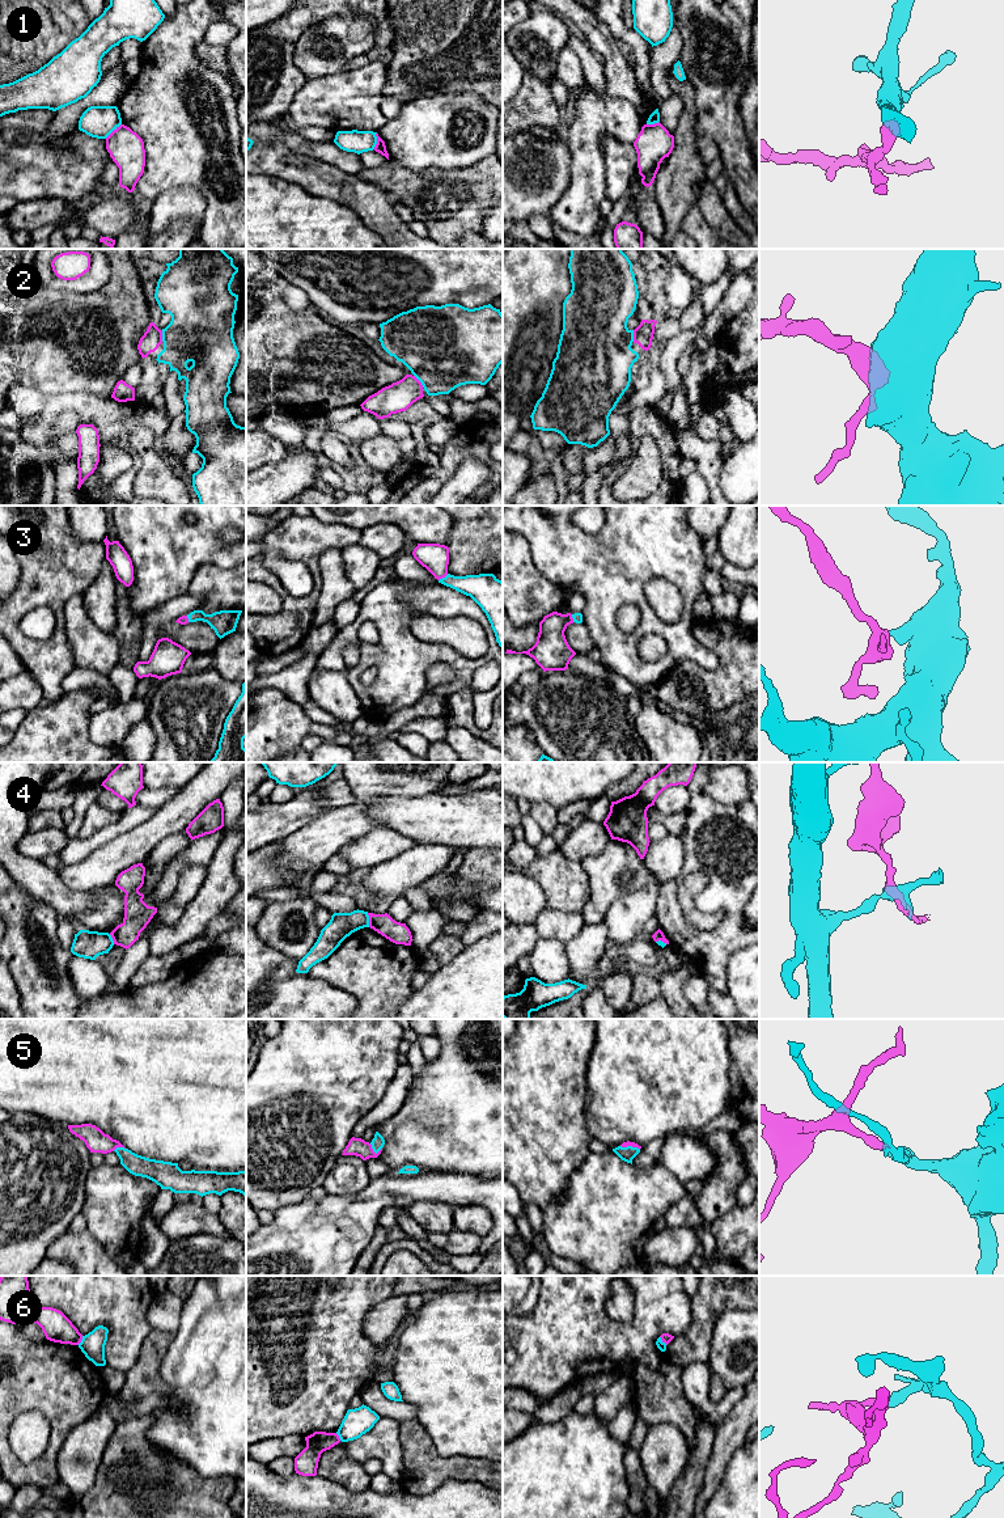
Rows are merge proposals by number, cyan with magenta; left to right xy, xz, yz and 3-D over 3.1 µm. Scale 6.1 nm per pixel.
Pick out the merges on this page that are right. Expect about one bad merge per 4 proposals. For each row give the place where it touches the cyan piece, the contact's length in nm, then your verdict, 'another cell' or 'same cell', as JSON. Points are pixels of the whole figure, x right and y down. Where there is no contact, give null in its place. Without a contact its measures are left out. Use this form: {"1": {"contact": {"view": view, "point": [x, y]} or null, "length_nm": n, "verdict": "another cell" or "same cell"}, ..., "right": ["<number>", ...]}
{"1": {"contact": {"view": "xy", "point": [113, 130]}, "length_nm": 140, "verdict": "another cell"}, "2": {"contact": {"view": "xz", "point": [419, 380]}, "length_nm": 100, "verdict": "same cell"}, "3": {"contact": {"view": "xz", "point": [443, 578]}, "length_nm": 80, "verdict": "same cell"}, "4": {"contact": {"view": "xz", "point": [368, 920]}, "length_nm": 90, "verdict": "another cell"}, "5": {"contact": {"view": "xz", "point": [375, 1151]}, "length_nm": 90, "verdict": "same cell"}, "6": {"contact": {"view": "xy", "point": [81, 1340]}, "length_nm": 70, "verdict": "another cell"}, "right": ["2", "3", "5"]}

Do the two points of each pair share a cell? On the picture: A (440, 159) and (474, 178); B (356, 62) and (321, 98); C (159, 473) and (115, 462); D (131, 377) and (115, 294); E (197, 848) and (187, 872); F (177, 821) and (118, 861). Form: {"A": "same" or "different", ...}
{"A": "different", "B": "different", "C": "different", "D": "different", "E": "different", "F": "same"}

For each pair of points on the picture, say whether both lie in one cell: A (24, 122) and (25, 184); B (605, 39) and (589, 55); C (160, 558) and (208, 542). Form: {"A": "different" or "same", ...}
{"A": "different", "B": "different", "C": "same"}

